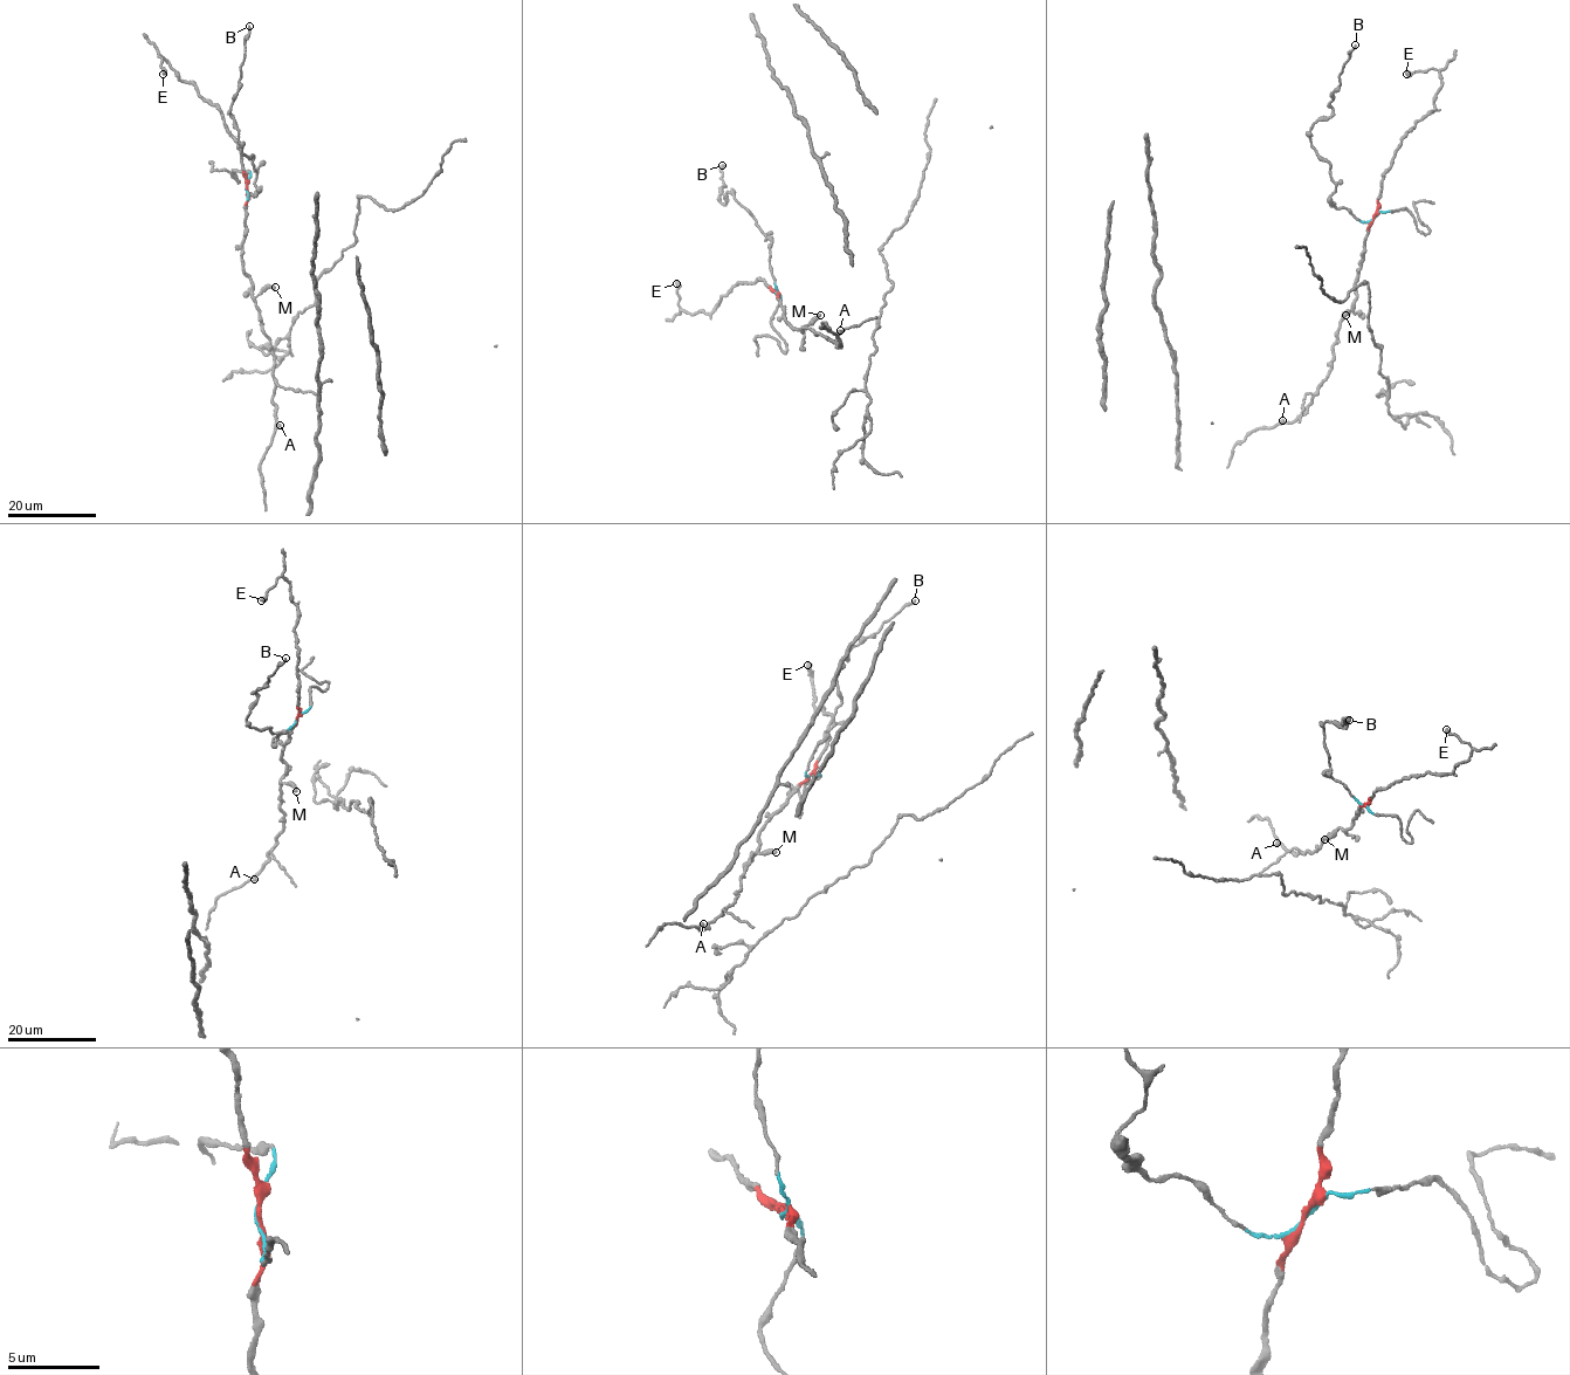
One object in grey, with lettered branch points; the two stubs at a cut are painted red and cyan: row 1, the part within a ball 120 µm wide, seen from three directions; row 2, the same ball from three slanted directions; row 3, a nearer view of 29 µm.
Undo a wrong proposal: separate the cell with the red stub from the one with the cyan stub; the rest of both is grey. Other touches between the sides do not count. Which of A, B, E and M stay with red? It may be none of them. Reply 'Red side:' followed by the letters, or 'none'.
Red side: A, E, M

